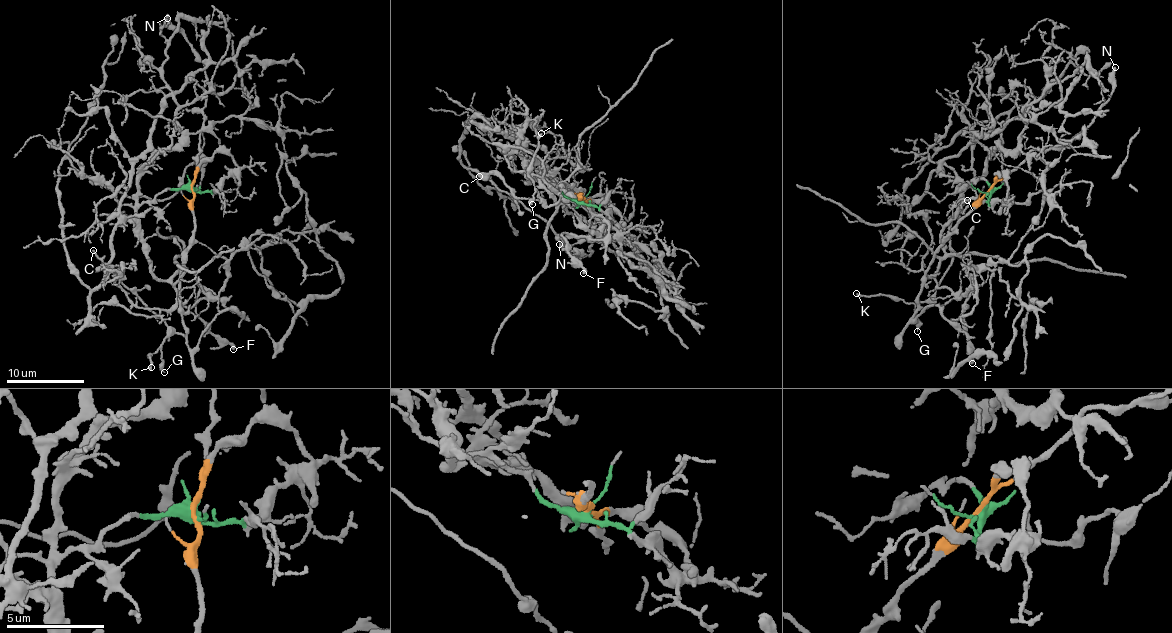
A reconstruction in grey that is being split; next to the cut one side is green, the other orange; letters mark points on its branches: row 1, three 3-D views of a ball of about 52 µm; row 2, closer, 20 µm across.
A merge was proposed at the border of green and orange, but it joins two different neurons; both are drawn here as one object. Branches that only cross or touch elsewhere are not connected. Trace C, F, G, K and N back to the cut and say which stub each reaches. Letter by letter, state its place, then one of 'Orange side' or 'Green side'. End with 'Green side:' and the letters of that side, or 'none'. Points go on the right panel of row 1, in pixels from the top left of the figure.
C: Place: (967, 200). Orange side
F: Place: (972, 363). Orange side
G: Place: (917, 331). Orange side
K: Place: (856, 293). Orange side
N: Place: (1115, 67). Orange side
Green side: none

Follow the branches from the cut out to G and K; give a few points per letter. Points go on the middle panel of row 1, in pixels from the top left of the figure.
G: (581, 200), (582, 190), (565, 184), (561, 185), (563, 192), (557, 201), (548, 205), (536, 190), (531, 205)
K: (581, 200), (582, 190), (562, 185), (557, 201), (548, 205), (539, 197), (529, 174), (542, 133)

